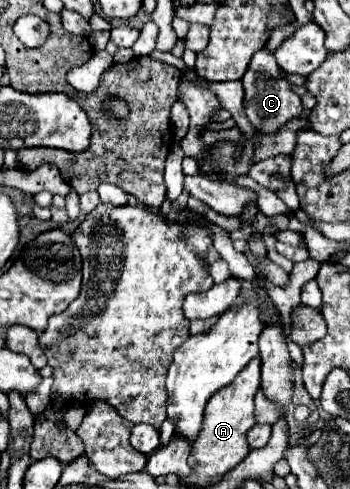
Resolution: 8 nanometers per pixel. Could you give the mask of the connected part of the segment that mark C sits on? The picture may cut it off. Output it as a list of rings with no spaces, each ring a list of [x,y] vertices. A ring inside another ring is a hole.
[[[267,47],[255,51],[245,75],[241,77],[241,85],[245,91],[245,99],[243,99],[245,113],[247,113],[249,123],[255,129],[253,139],[257,143],[263,137],[275,137],[287,125],[287,121],[291,121],[293,117],[299,117],[303,113],[301,97],[297,93],[293,93],[293,85],[283,77],[283,69],[277,65],[275,53],[269,51]]]

